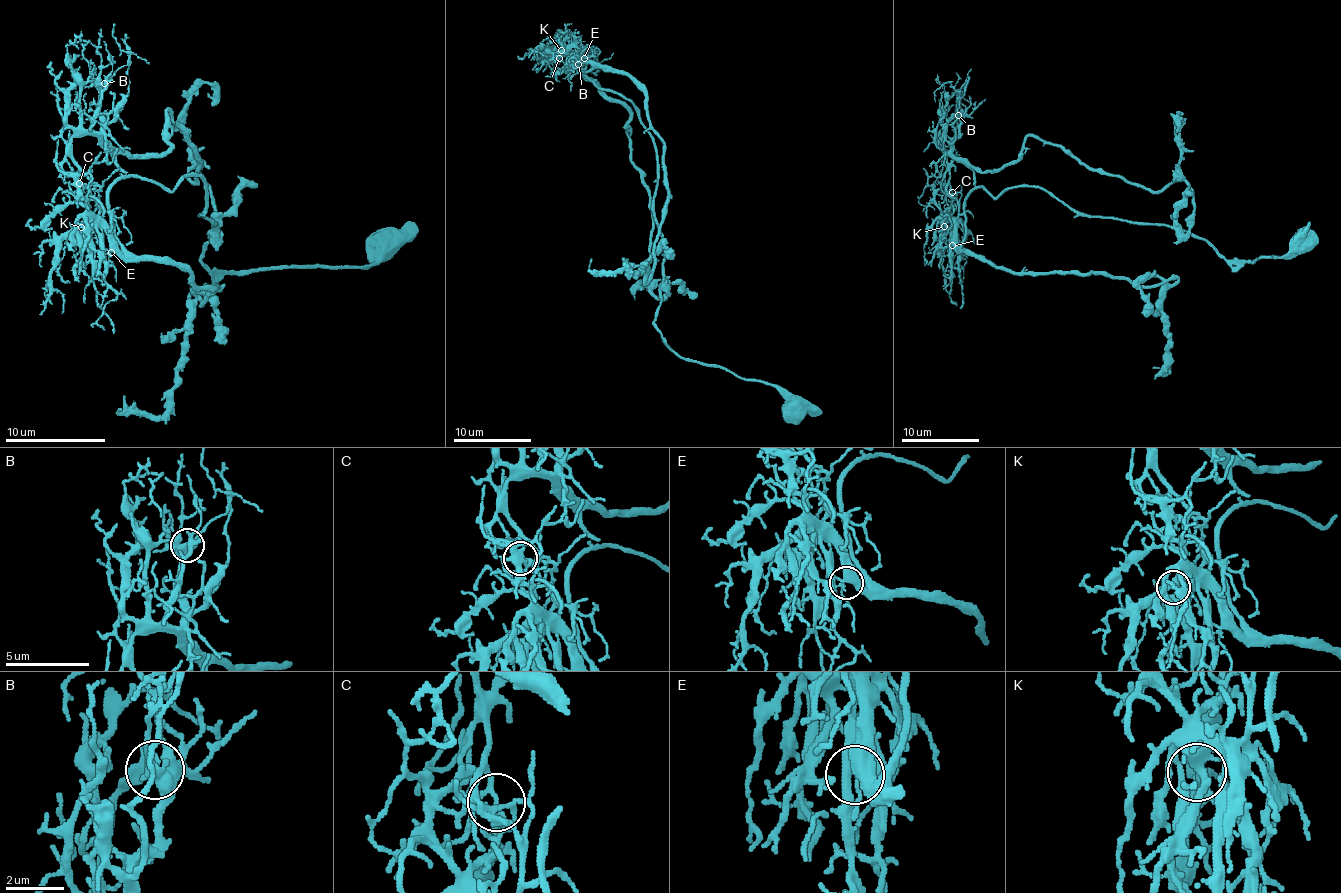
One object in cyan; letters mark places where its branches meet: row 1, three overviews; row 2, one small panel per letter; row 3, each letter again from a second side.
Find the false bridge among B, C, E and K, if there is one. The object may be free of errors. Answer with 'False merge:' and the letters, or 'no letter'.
False merge: C

